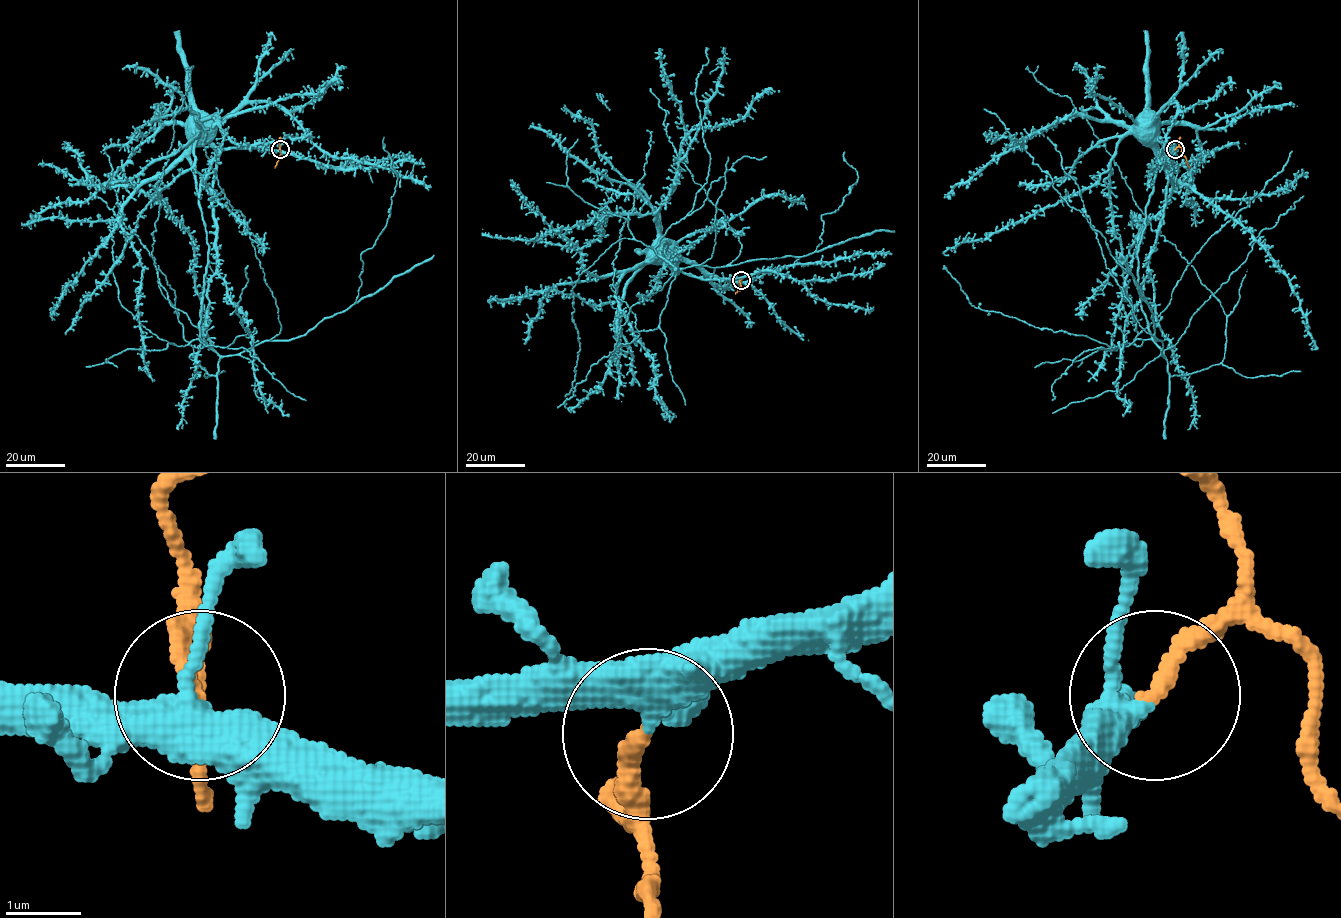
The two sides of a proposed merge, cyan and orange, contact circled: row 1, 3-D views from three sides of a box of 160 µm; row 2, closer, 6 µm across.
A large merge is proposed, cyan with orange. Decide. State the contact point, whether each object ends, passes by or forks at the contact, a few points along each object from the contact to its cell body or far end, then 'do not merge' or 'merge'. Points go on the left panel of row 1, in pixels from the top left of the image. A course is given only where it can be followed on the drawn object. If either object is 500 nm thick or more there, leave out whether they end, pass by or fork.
at (280, 149); cyan forks there; orange ends there; cyan runs (280, 150), (217, 148), (206, 136), (207, 118), (201, 114), (199, 119); orange runs (280, 150), (275, 168); do not merge

